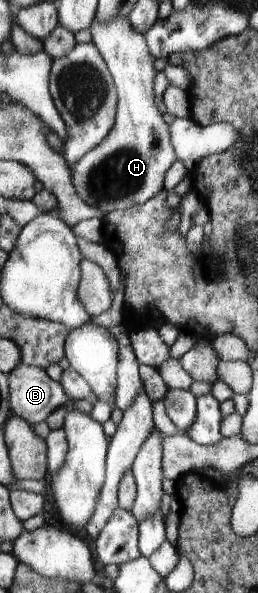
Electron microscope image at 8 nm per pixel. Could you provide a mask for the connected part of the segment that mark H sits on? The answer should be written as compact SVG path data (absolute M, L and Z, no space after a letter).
M114 18L108 24L92 20L92 43L102 56L118 94L115 124L99 146L74 162L69 170L76 192L88 206L96 206L108 215L118 208L144 204L164 188L166 170L177 157L170 142L168 124L154 102L157 72L154 58L140 32L136 32L128 18Z

